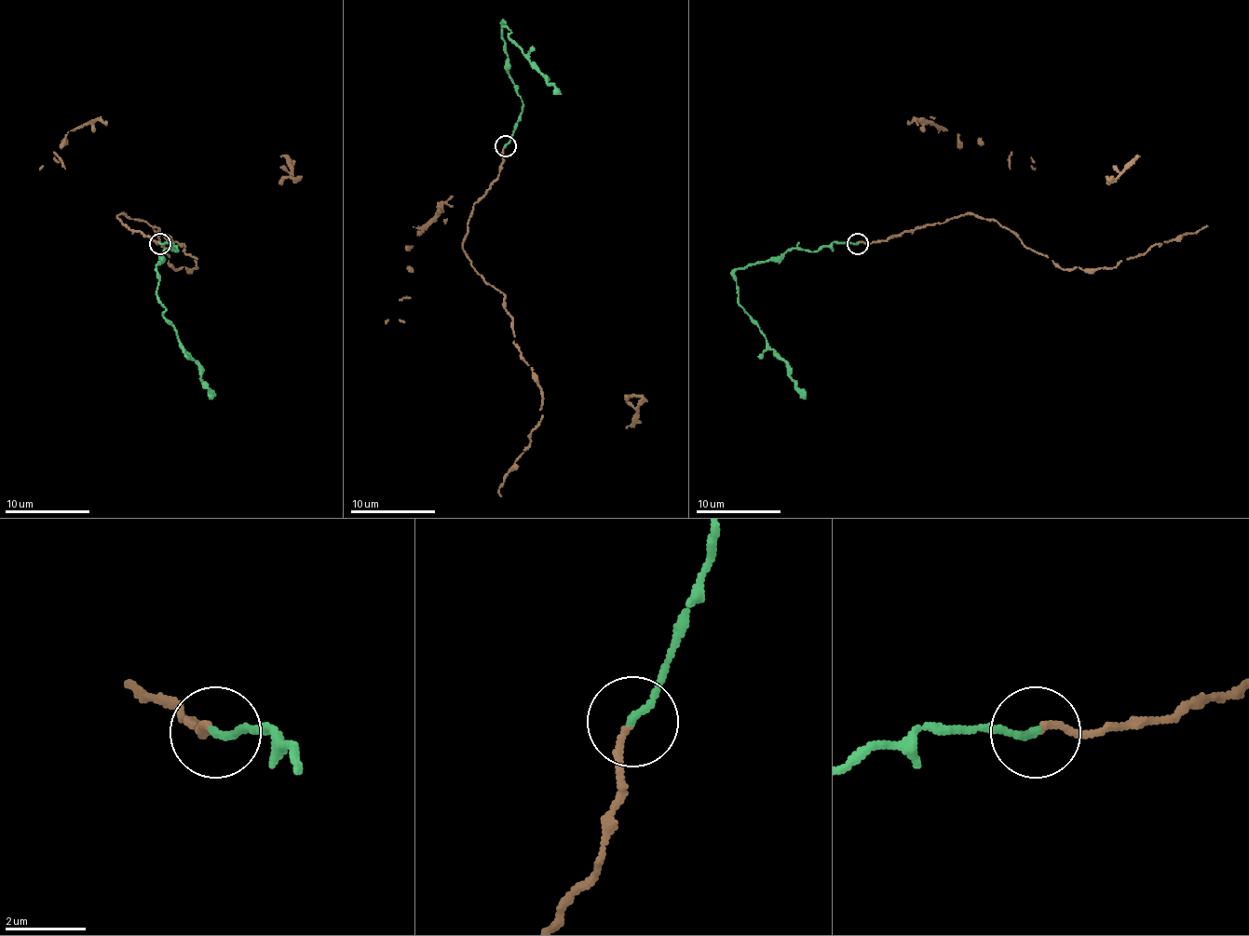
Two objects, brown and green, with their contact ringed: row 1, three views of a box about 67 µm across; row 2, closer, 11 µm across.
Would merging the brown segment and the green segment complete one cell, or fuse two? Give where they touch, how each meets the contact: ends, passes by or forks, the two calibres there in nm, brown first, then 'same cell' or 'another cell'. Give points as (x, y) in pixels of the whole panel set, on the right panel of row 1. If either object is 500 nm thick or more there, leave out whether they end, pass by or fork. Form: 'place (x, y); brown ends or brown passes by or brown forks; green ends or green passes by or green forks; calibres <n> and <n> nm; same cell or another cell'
place (858, 243); brown ends; green ends; calibres 160 and 180 nm; same cell

